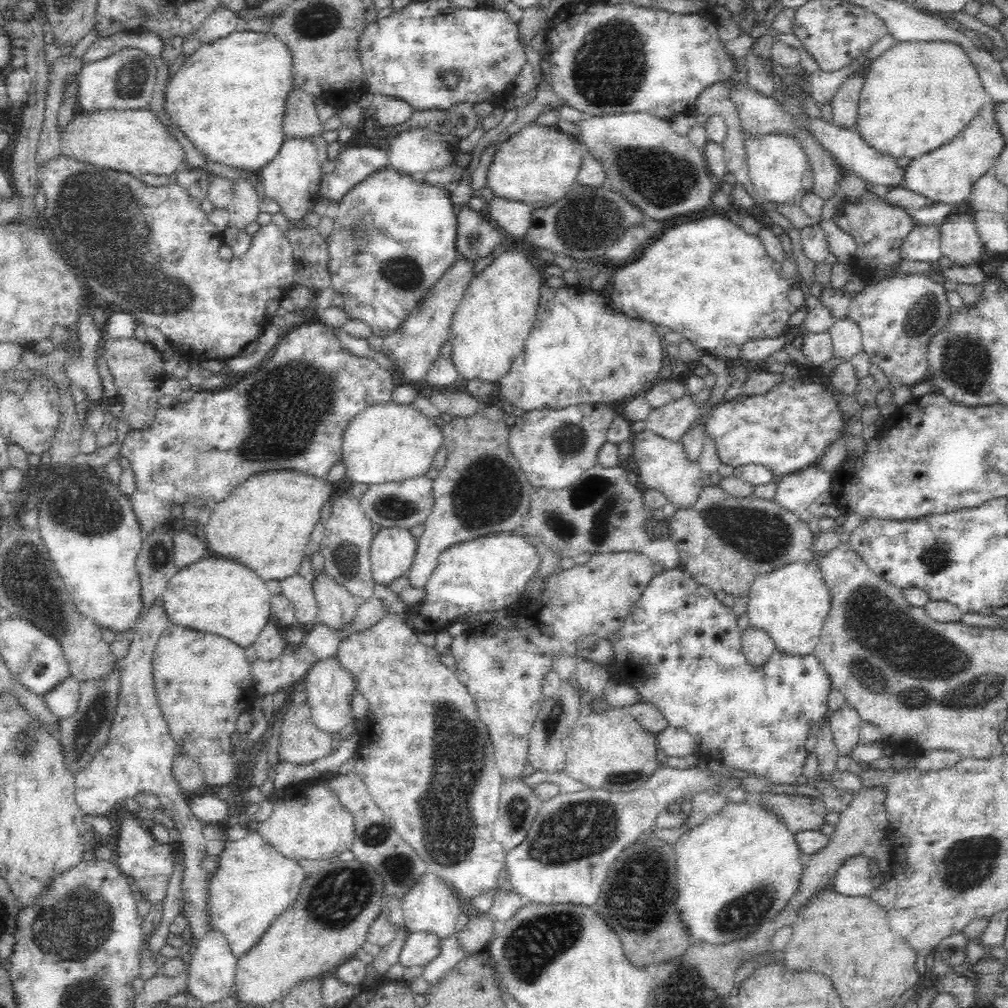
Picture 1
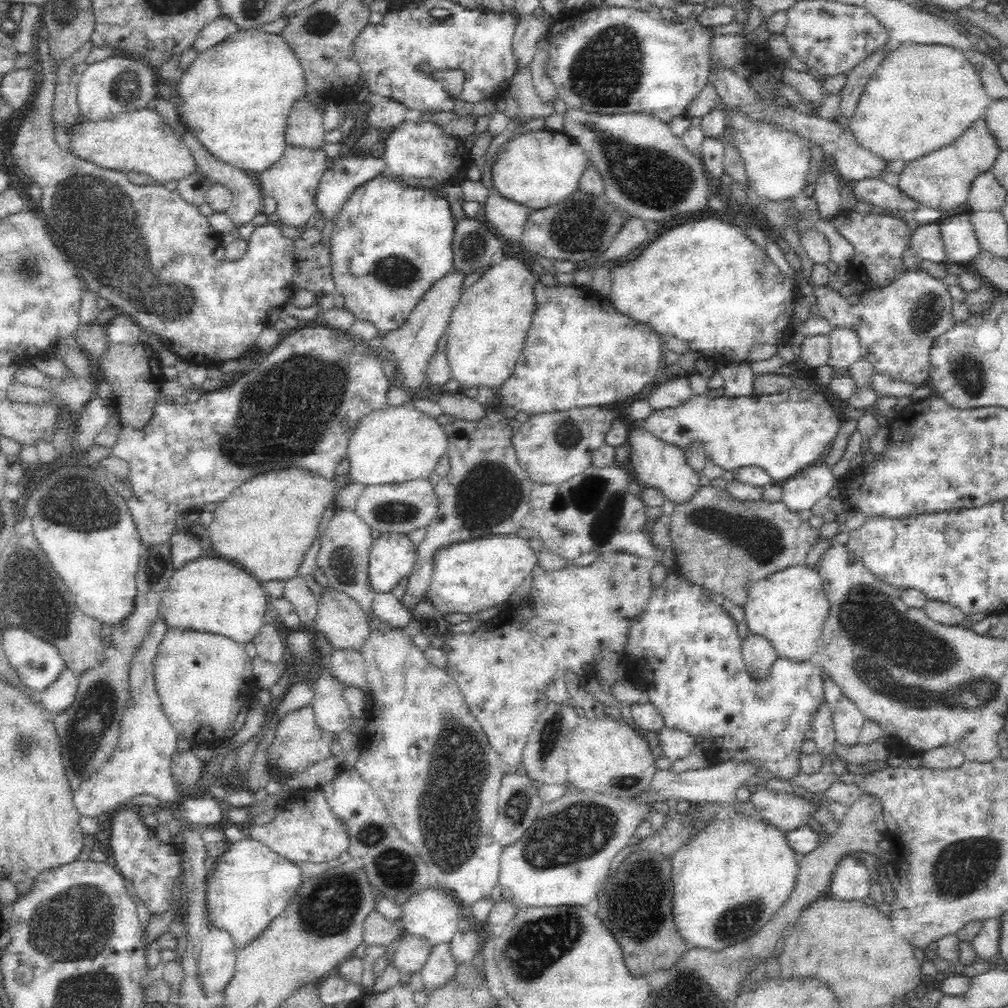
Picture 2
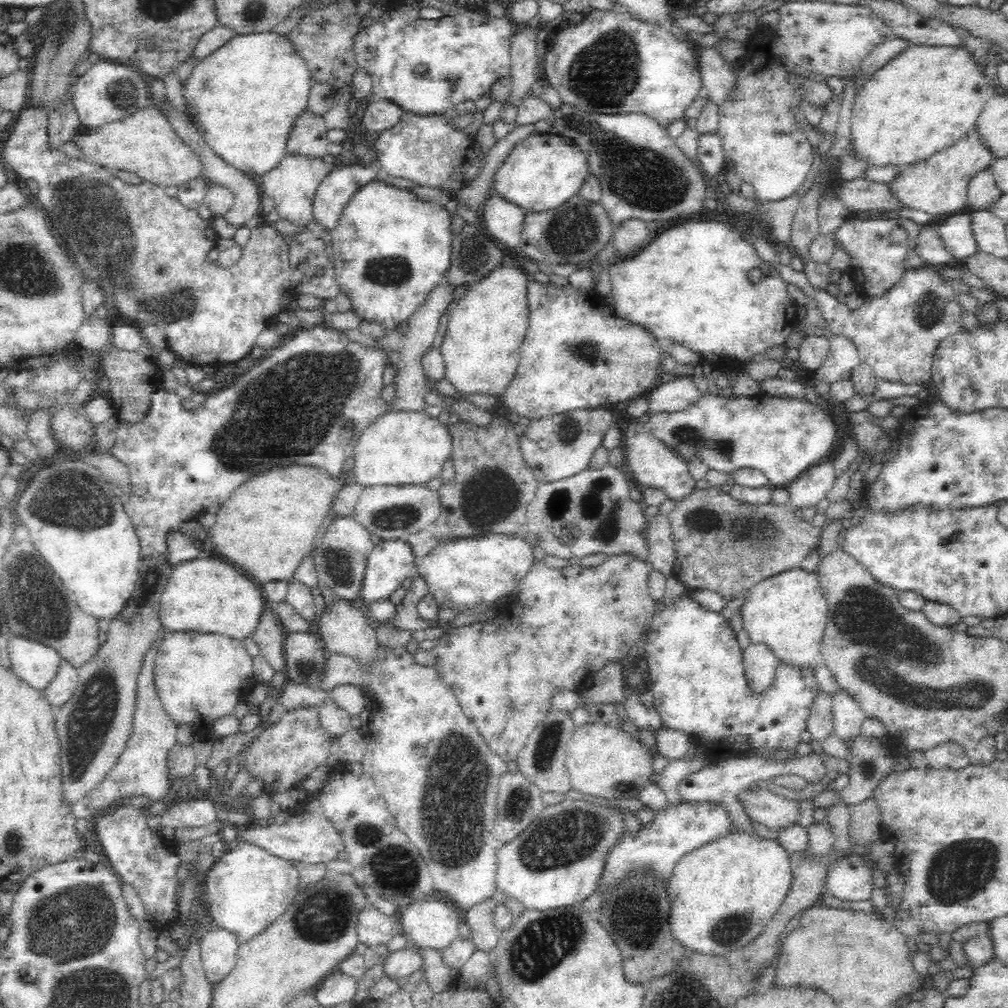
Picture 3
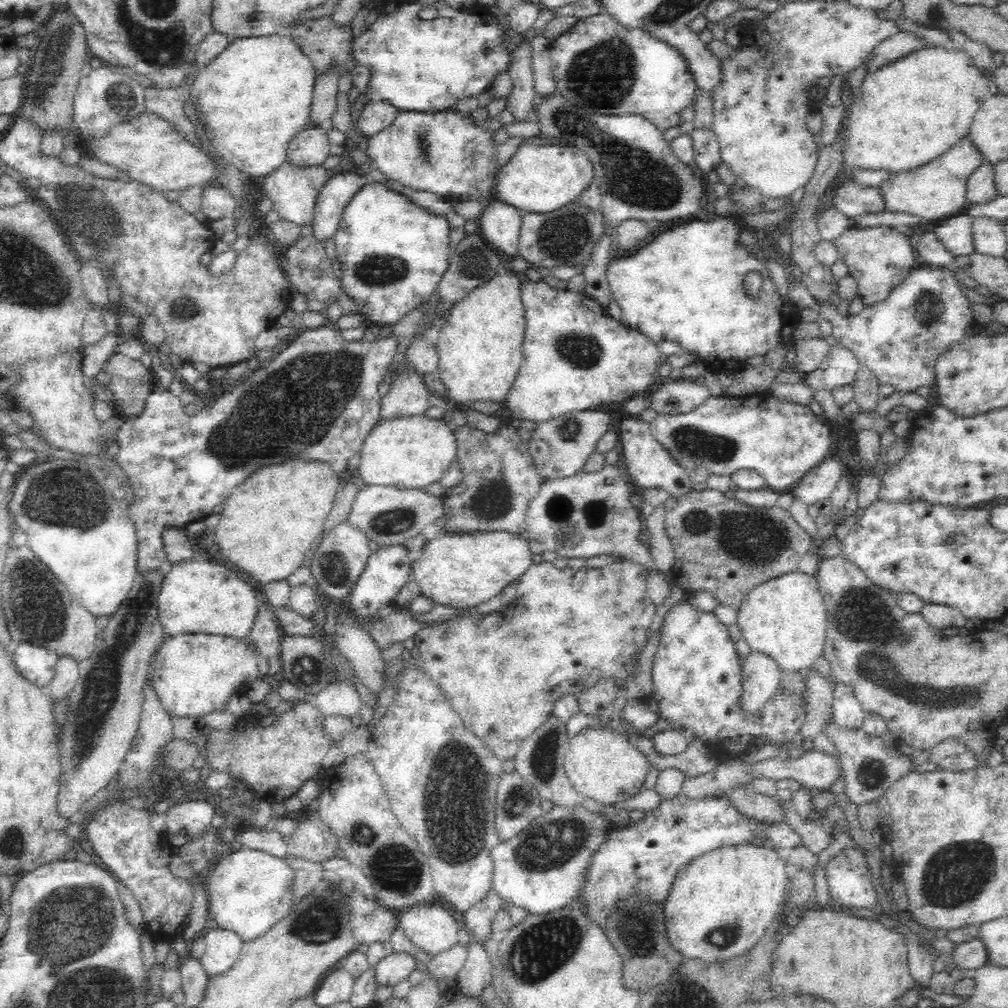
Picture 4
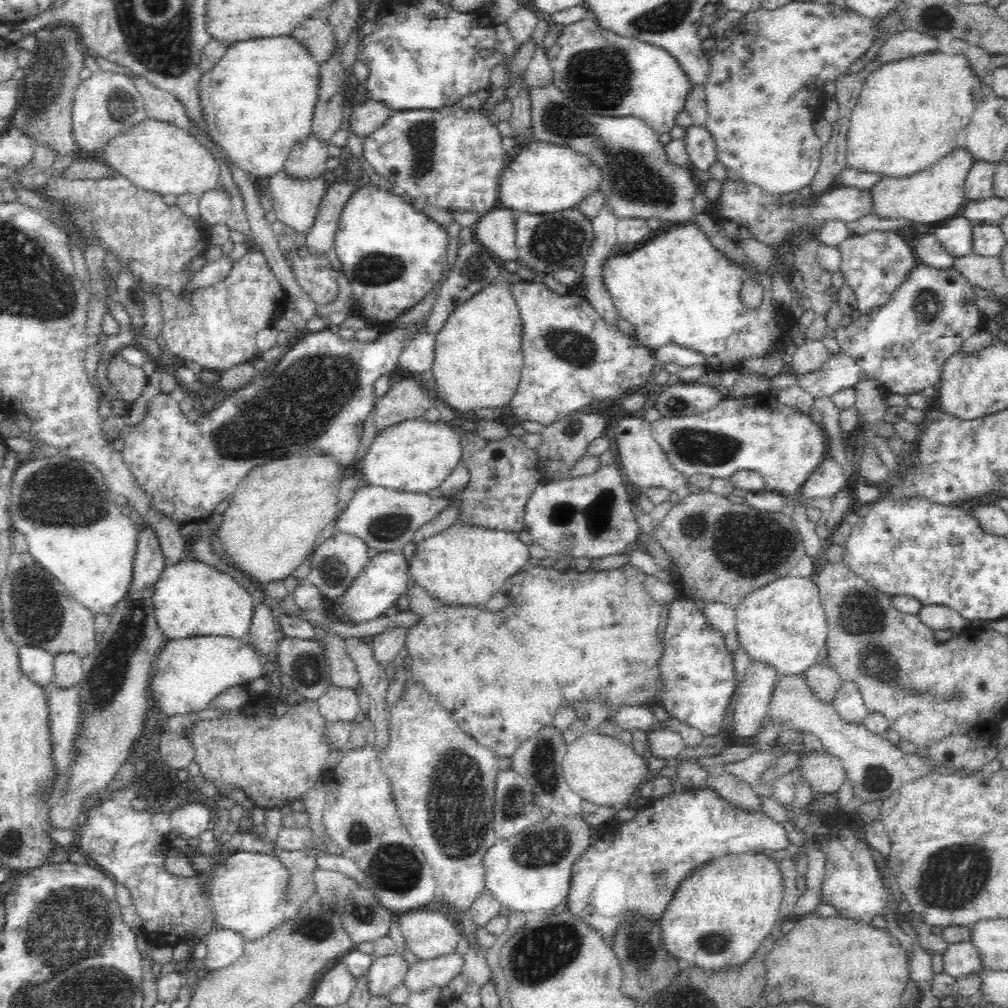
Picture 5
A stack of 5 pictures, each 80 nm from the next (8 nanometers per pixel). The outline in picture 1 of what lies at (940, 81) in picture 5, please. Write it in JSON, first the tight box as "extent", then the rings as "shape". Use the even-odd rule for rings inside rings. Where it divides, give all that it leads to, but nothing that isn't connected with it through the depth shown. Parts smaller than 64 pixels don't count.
{"extent":[856,39,987,158],"shape":[[[944,39],[897,42],[865,72],[856,128],[882,154],[916,158],[960,134],[987,100],[978,69],[961,44]]]}

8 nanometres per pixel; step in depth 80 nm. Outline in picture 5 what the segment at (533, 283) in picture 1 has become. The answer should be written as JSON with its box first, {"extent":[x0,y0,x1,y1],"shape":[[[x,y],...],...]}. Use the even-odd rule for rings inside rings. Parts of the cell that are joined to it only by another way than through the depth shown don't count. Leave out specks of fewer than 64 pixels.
{"extent":[432,277,523,414],"shape":[[[511,277],[508,280],[494,280],[488,286],[482,287],[482,290],[475,292],[466,302],[463,302],[456,310],[452,311],[452,314],[446,319],[444,326],[440,332],[435,336],[435,358],[434,366],[432,366],[433,378],[437,384],[437,397],[451,406],[457,414],[471,411],[480,407],[504,407],[508,406],[510,398],[513,397],[515,386],[518,384],[519,374],[523,365],[523,352],[520,348],[522,340],[522,321],[520,320],[520,309],[518,309],[518,303],[516,303],[516,297],[512,293],[512,284],[515,277]]]}

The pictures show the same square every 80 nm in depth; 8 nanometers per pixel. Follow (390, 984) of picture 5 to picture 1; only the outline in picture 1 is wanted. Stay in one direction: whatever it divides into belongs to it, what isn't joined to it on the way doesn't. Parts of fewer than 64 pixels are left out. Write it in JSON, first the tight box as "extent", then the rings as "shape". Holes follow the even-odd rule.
{"extent":[399,933,443,968],"shape":[[[410,933],[406,940],[399,961],[405,968],[429,964],[442,953],[443,938],[436,933]]]}

